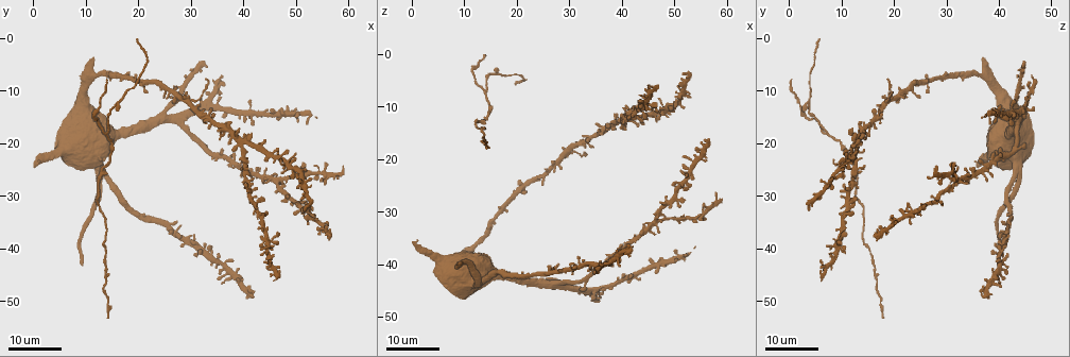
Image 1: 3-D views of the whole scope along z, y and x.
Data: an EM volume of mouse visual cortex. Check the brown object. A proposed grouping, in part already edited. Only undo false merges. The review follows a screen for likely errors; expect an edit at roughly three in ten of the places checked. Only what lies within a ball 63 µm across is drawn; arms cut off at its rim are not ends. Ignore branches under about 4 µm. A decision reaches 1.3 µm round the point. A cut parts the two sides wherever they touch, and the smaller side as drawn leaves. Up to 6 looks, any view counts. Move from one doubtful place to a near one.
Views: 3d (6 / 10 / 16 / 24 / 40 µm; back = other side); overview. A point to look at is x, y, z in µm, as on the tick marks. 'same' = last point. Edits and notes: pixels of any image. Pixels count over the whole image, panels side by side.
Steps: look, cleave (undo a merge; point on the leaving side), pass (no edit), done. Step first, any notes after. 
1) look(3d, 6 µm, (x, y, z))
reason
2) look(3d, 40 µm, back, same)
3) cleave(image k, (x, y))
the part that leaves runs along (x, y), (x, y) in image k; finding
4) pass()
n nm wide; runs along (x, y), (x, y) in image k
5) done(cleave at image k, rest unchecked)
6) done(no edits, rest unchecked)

look(3d, 16 µm, (15.5, 13.0, 4.0))
thick turns thin

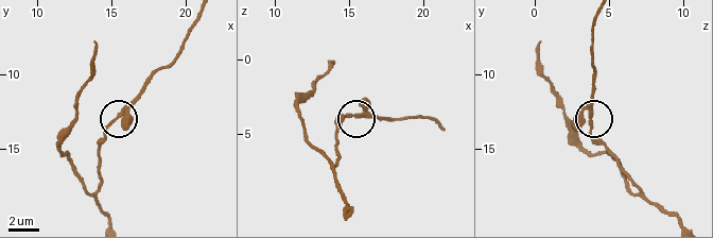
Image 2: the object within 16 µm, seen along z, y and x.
look(3d, 10 µm, (15.8, 12.6, 3.8))

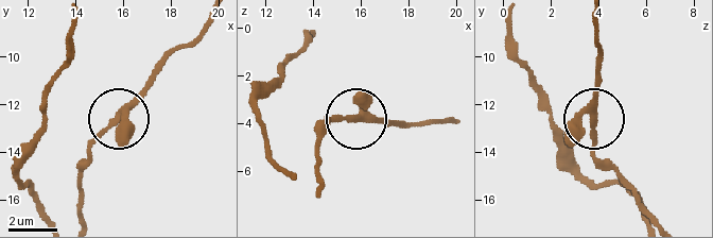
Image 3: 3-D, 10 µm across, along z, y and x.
pass()
3 arms; one neuron here

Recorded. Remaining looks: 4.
look(3d, 16 µm, (14.0, 18.0, 6.5))
three-way junction

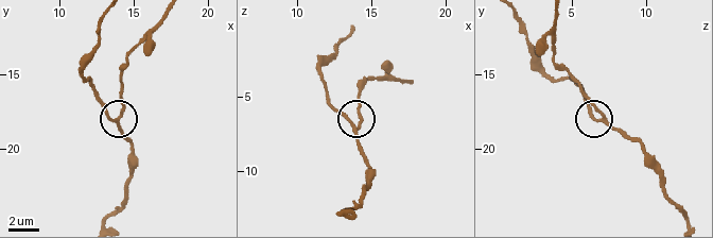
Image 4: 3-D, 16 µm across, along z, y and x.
look(3d, 10 µm, (13.8, 18.0, 7.0))

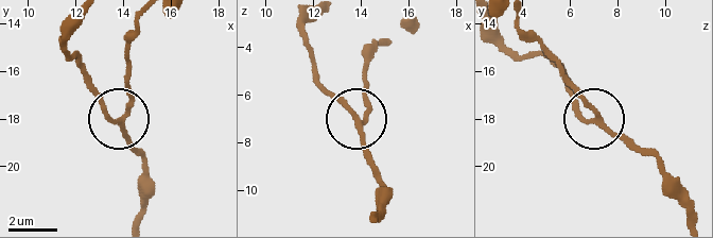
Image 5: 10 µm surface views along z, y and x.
pass()
side arm 15 µm; all the same neuron

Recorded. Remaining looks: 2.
look(3d, 24 µm, (29.5, 12.0, 18.5))
looks like a crossing

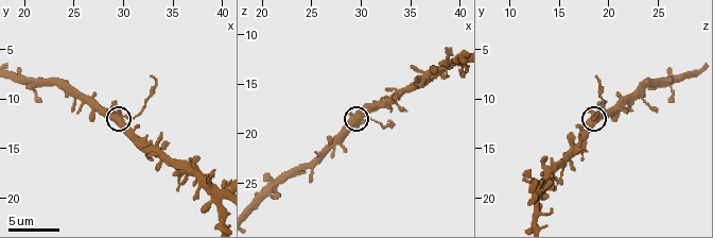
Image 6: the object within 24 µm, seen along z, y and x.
look(3d, 6 µm, same)

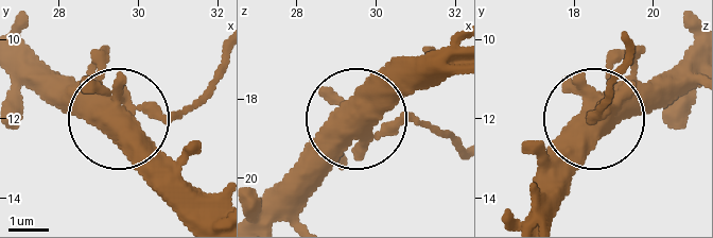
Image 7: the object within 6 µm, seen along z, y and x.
cleave(image 7, (210, 91))
the part that leaves runs along (150, 104), (177, 112), (214, 74) in image 7; two neurons meet here

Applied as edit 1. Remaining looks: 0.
done(cleave at image 7, rest unchecked)

